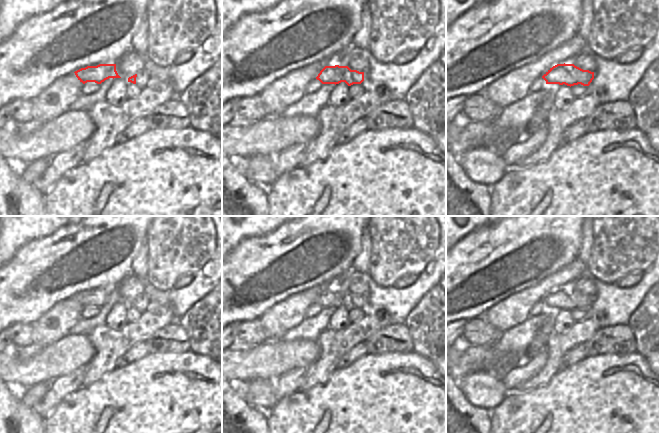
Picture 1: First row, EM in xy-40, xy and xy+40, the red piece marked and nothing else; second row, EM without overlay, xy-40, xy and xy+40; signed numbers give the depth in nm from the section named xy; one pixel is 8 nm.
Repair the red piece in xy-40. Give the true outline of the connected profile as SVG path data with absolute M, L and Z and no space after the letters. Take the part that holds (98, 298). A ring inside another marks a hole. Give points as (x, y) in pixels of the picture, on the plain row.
M99 288L87 290L74 296L76 301L83 308L95 306L101 308L109 302L121 302L116 295L116 288Z

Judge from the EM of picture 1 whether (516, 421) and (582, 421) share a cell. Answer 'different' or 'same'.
same

